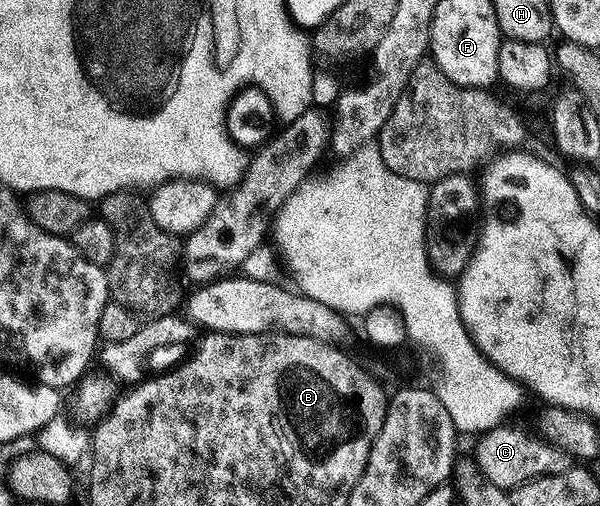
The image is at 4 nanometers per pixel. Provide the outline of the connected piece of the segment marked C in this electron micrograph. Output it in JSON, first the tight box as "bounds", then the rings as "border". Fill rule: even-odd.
{"bounds":[475,425,573,489],"border":[[[501,425],[485,431],[475,440],[479,474],[495,487],[511,489],[531,479],[537,479],[540,475],[557,475],[573,466],[573,456],[548,439],[539,434],[531,435],[524,427],[508,426]]]}

